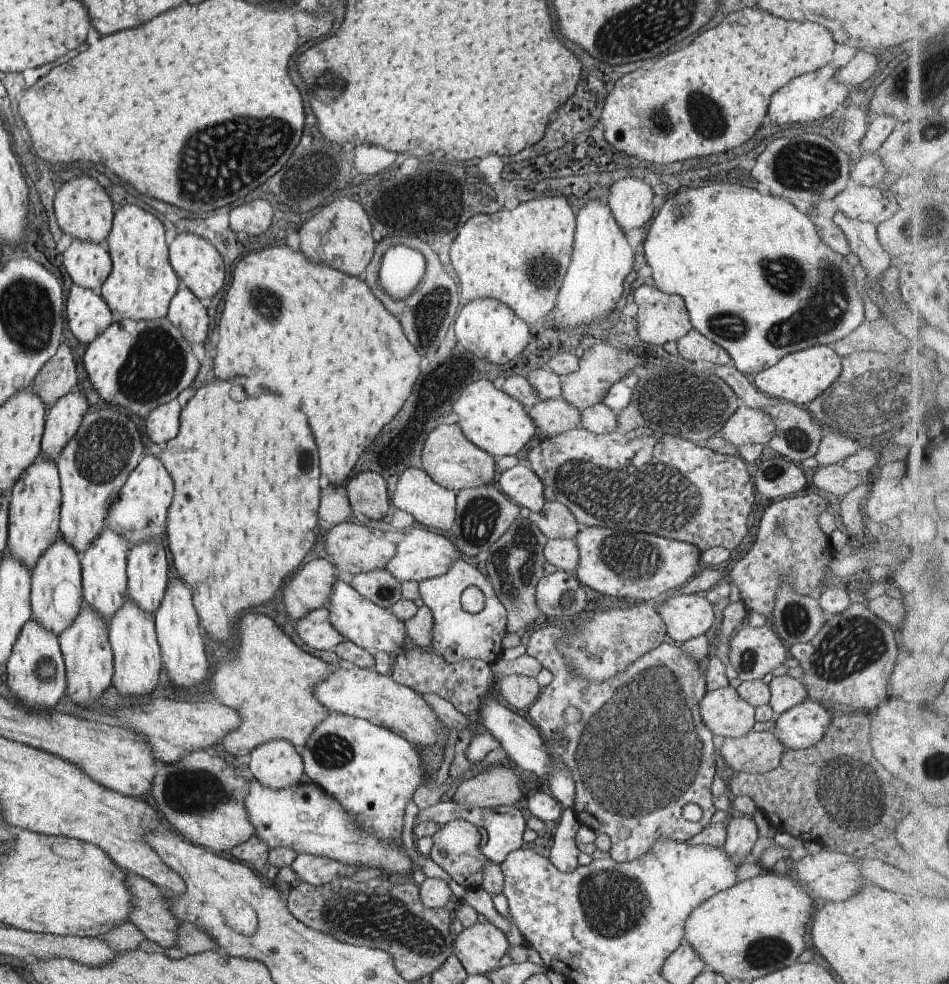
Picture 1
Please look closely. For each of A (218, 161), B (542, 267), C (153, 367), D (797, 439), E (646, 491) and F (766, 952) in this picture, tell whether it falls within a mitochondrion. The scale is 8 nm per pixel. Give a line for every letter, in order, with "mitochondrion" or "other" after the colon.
A: mitochondrion
B: mitochondrion
C: mitochondrion
D: mitochondrion
E: mitochondrion
F: mitochondrion

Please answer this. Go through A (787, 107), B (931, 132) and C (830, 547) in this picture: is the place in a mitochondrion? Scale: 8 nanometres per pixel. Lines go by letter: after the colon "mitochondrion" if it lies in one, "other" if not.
A: other
B: mitochondrion
C: other

